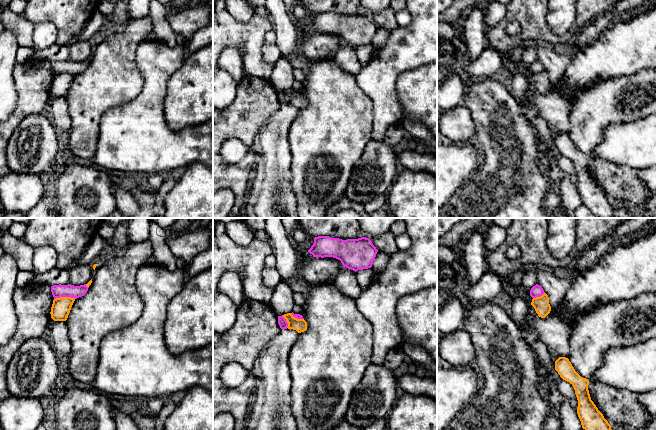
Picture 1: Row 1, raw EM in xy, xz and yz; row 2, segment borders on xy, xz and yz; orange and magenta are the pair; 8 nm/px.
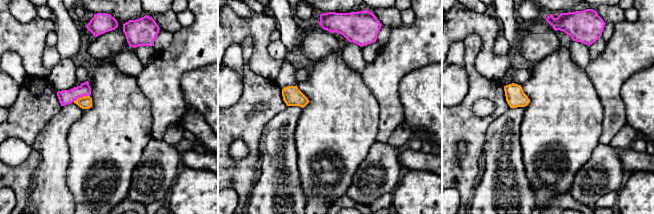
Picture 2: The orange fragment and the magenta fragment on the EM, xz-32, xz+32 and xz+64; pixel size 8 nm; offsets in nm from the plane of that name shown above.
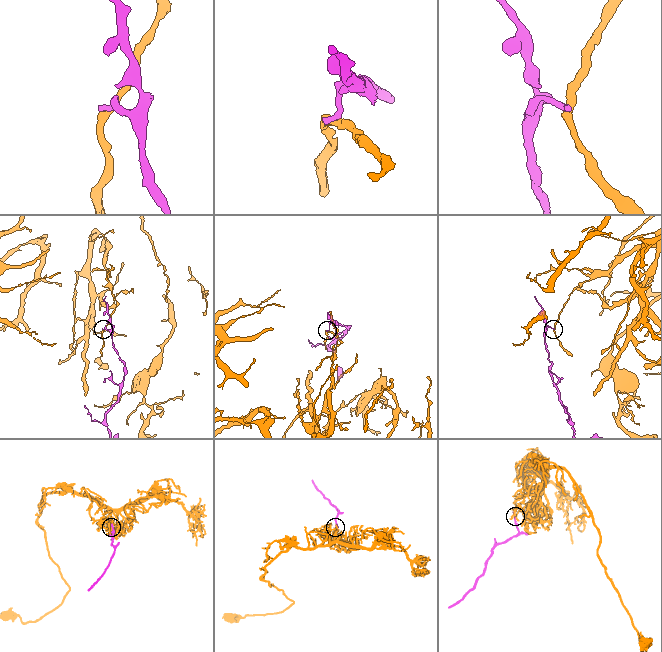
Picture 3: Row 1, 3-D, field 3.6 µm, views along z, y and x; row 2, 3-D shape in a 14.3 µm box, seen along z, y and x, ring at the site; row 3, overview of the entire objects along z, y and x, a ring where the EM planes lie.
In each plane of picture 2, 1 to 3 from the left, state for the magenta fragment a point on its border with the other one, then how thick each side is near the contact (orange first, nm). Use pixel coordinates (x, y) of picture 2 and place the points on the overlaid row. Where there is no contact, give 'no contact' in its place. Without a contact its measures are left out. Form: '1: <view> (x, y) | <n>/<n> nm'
1: xz-32 (81, 97) | 100/120 nm
2: no contact
3: no contact

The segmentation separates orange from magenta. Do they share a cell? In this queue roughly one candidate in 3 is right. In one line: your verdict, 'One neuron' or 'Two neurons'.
Two neurons

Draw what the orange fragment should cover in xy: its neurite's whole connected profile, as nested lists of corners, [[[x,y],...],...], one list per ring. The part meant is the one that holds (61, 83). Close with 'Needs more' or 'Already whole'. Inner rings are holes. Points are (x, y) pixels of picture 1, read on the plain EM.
[[[60,73],[53,76],[51,83],[51,94],[54,97],[66,97],[75,74]]]. Already whole

